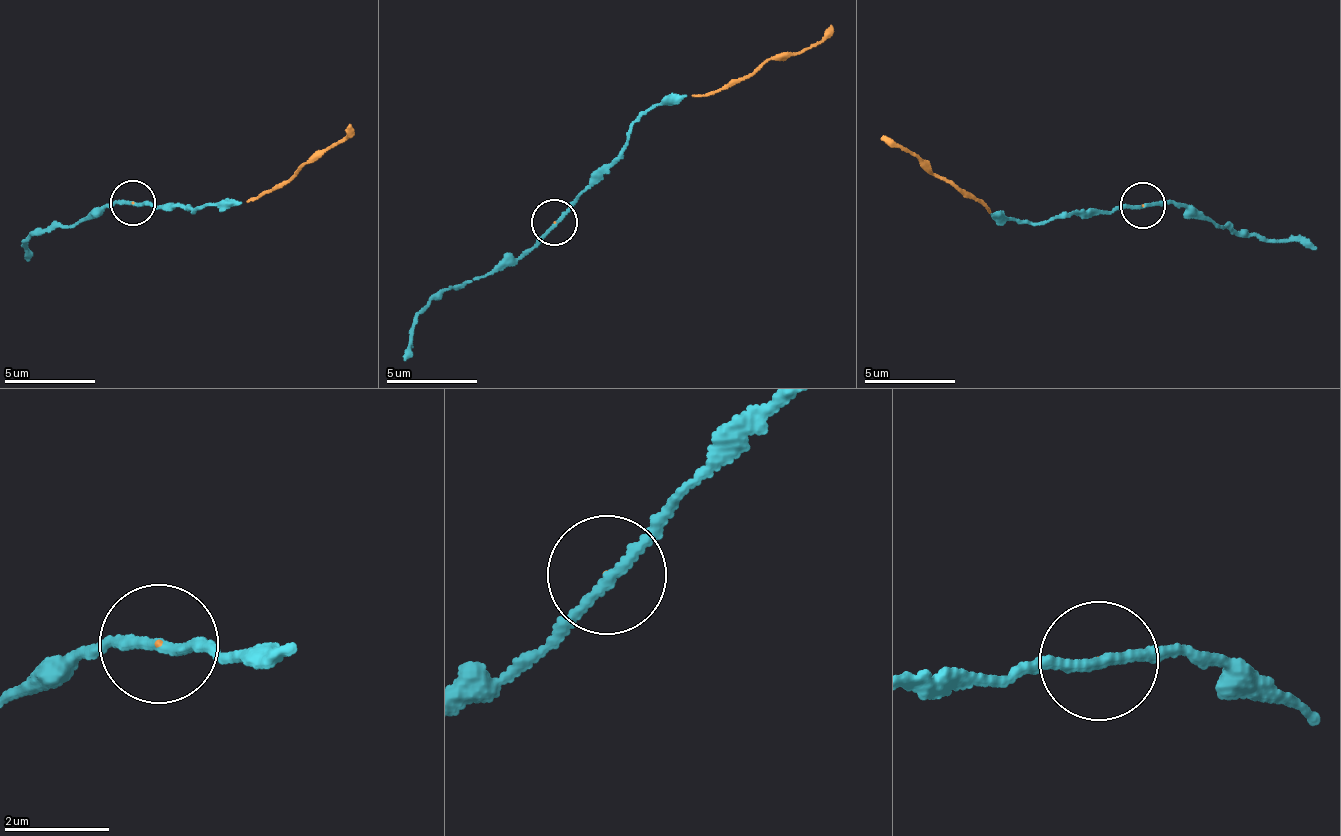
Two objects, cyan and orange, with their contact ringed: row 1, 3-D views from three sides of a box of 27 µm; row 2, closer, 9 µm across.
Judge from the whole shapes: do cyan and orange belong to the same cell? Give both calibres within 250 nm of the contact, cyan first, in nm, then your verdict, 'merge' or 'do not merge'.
180 nm thick on the cyan side, 30 nm on the other; do not merge

